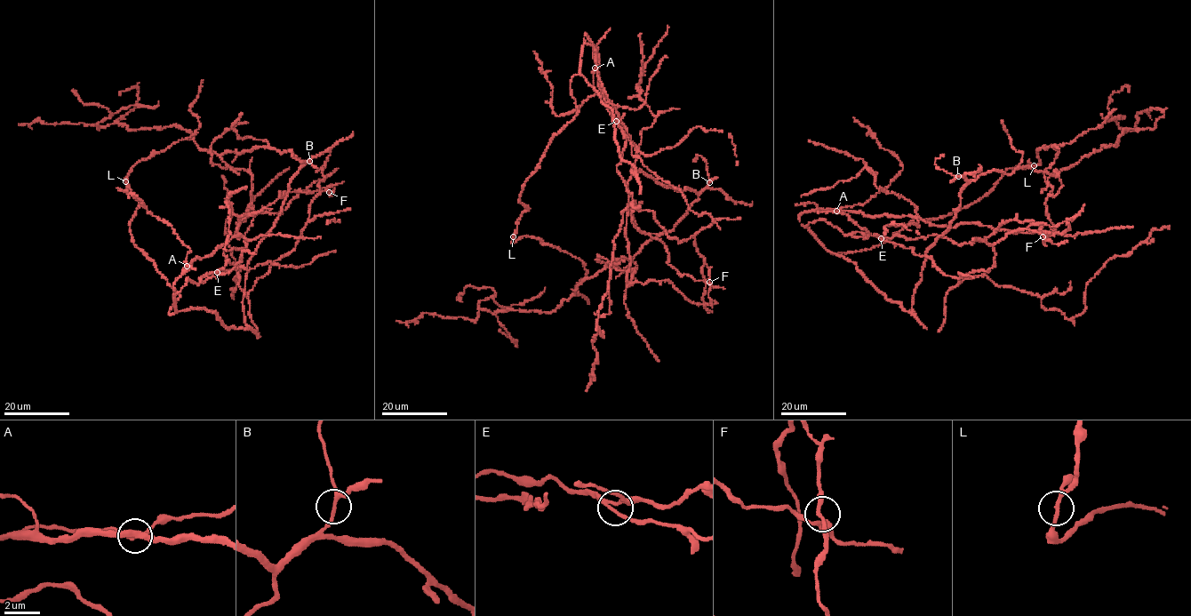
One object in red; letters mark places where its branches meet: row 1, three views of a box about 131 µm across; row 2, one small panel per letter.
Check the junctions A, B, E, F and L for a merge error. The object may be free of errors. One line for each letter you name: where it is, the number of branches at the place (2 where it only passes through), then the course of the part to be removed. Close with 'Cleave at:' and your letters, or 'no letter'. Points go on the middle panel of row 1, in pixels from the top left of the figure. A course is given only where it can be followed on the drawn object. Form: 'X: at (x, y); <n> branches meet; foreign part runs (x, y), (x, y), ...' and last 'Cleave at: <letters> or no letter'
Cleave at: no letter

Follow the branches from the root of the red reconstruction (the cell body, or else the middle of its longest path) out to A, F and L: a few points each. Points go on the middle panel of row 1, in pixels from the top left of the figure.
A: (608, 108), (632, 172), (699, 196), (621, 271), (606, 264), (635, 268), (630, 284), (637, 149), (595, 68)
F: (608, 108), (580, 74), (585, 44), (625, 134), (617, 169), (632, 222), (681, 275), (709, 282)
L: (608, 108), (582, 76), (571, 77), (578, 112), (554, 135), (524, 183), (519, 199), (529, 209), (513, 236)

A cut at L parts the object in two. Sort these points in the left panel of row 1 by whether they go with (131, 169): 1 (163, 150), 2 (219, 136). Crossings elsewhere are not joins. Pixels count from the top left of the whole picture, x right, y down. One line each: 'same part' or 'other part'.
1: same part
2: other part

